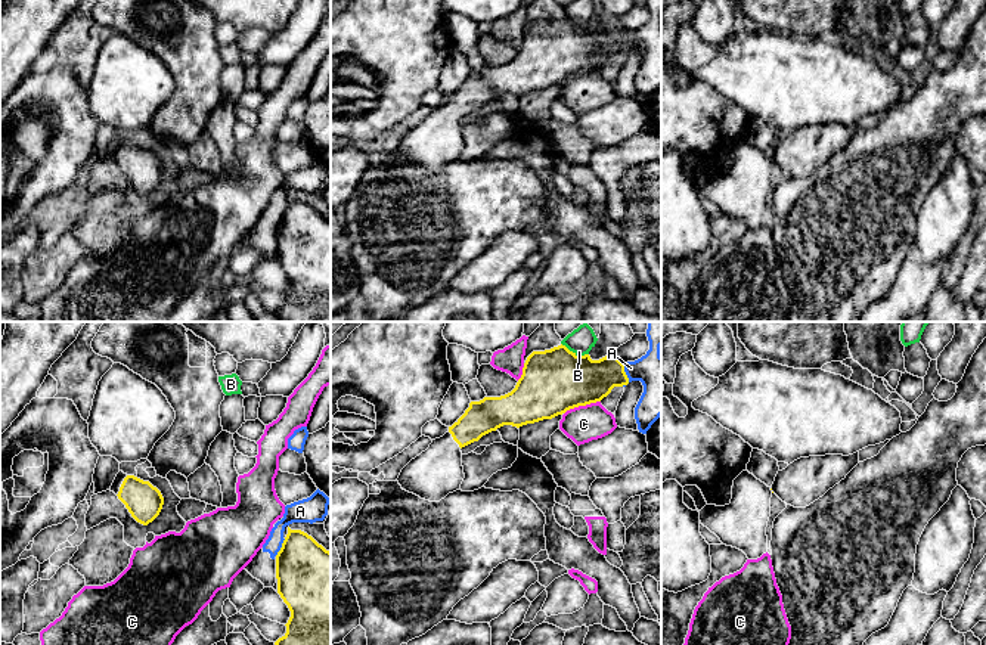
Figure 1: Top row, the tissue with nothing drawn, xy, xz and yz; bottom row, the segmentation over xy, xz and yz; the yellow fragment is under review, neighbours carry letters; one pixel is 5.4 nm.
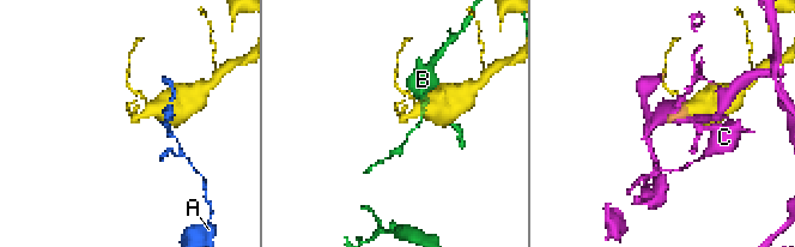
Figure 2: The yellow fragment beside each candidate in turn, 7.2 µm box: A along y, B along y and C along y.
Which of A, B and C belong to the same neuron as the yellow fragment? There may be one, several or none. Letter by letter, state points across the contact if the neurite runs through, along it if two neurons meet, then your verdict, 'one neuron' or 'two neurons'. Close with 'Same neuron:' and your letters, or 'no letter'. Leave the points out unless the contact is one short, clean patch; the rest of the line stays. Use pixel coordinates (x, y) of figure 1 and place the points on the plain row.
A: two neurons
B: two neurons
C: two neurons
Same neuron: no letter

